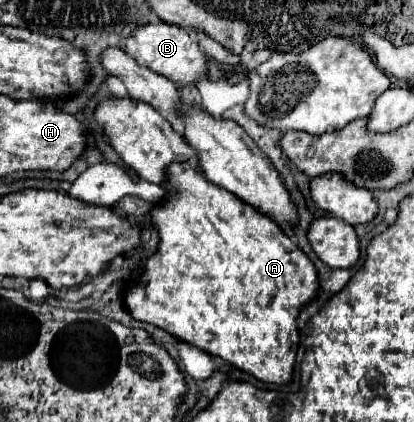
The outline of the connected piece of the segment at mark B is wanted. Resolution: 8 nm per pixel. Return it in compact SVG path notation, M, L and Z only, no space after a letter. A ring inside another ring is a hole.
M164 21L158 23L144 23L144 25L136 25L136 29L130 33L130 37L126 39L126 47L124 51L136 59L136 63L150 67L152 71L180 83L180 85L188 85L188 83L196 83L206 75L206 57L200 51L198 43L190 37L190 31L178 25L168 25Z

